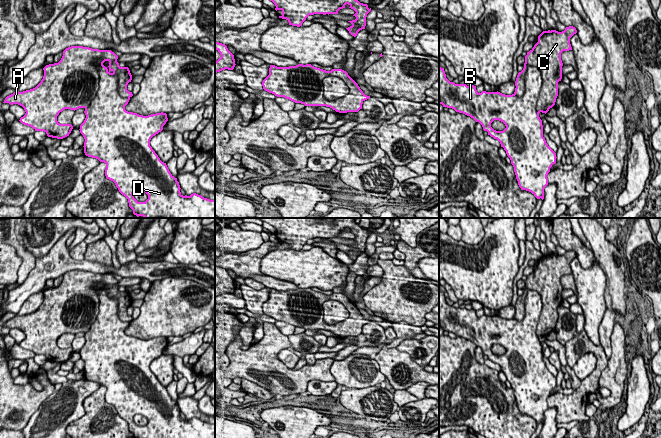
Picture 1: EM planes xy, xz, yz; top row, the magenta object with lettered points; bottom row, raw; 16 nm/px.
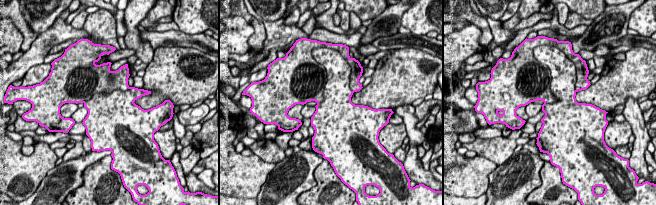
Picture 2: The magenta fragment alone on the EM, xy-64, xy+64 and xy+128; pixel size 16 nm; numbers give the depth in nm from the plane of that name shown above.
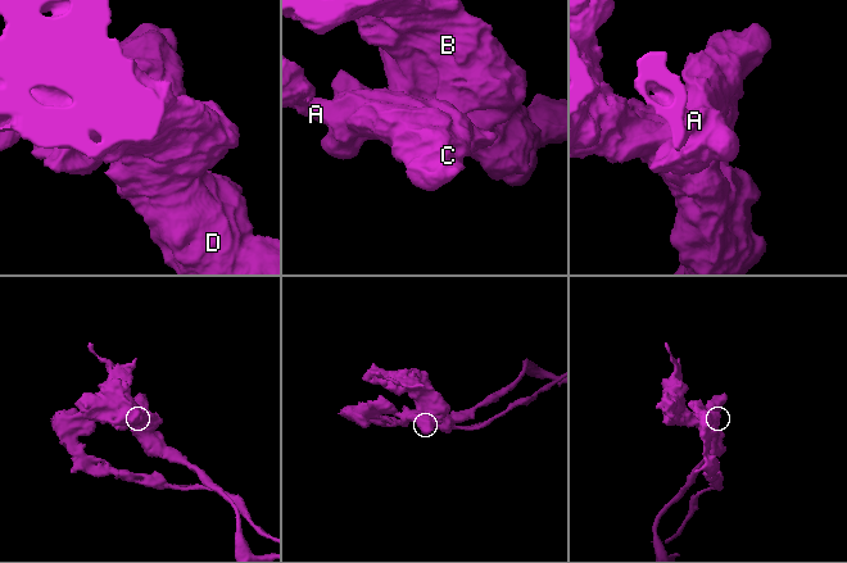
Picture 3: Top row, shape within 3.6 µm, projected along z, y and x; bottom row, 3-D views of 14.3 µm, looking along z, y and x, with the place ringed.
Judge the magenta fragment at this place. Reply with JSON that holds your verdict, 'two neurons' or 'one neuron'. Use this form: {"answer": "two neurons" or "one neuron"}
{"answer": "two neurons"}

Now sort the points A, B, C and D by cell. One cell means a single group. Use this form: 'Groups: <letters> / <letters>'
Groups: A C / B D

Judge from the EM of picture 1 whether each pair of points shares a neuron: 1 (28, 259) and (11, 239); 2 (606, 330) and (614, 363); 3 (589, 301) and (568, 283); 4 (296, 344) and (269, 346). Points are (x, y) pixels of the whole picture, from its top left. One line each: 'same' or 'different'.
1: same
2: different
3: different
4: different

